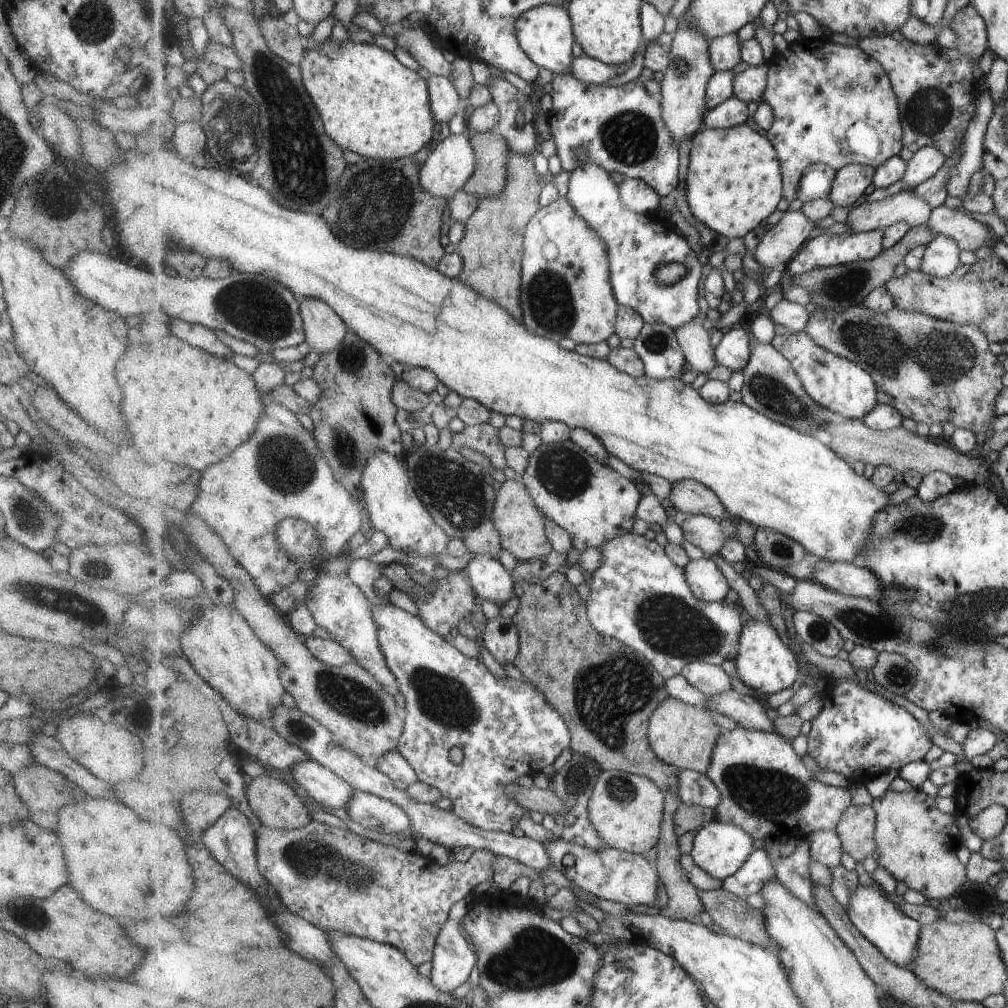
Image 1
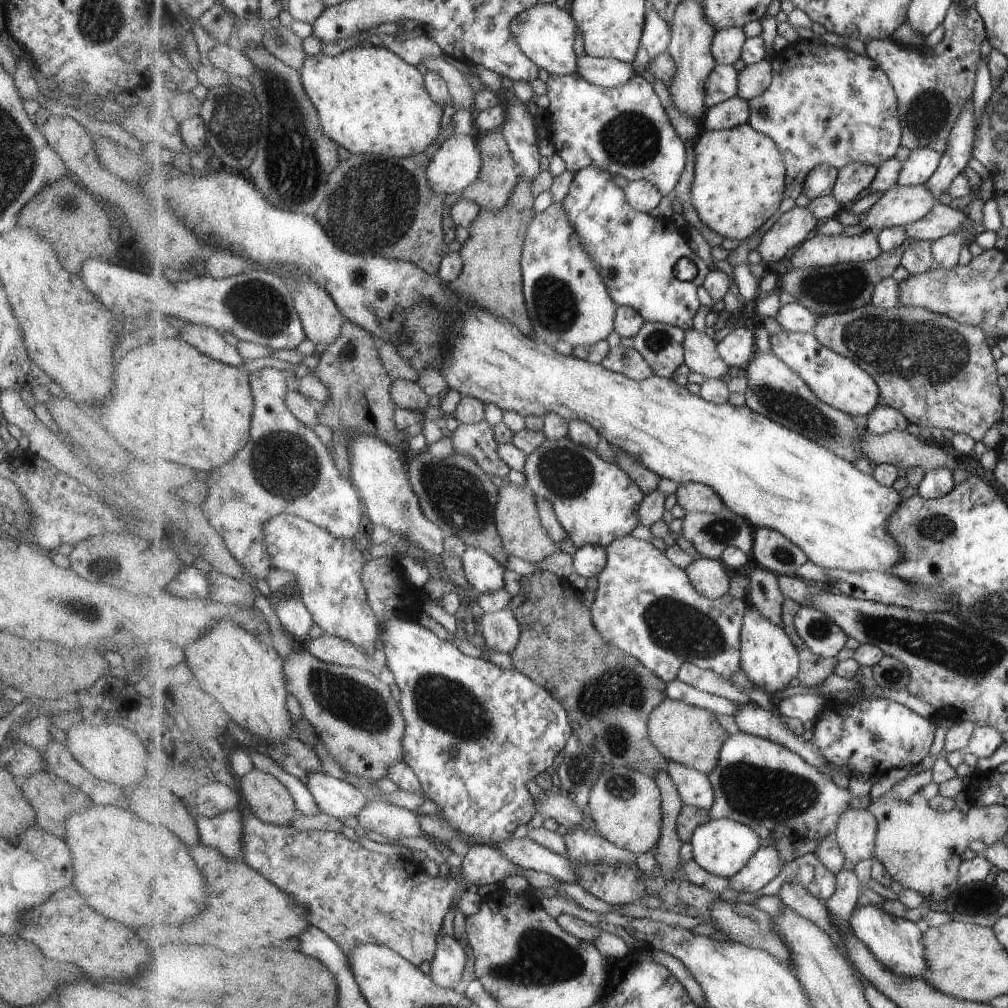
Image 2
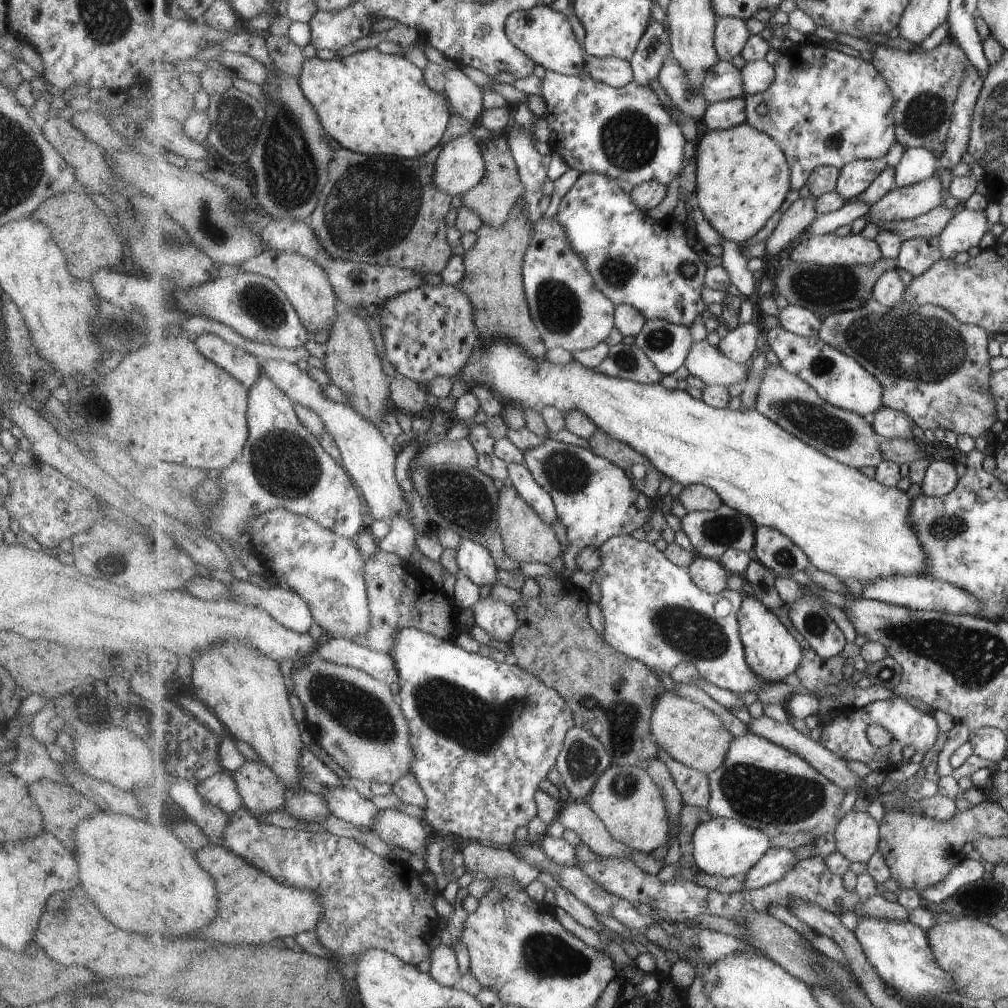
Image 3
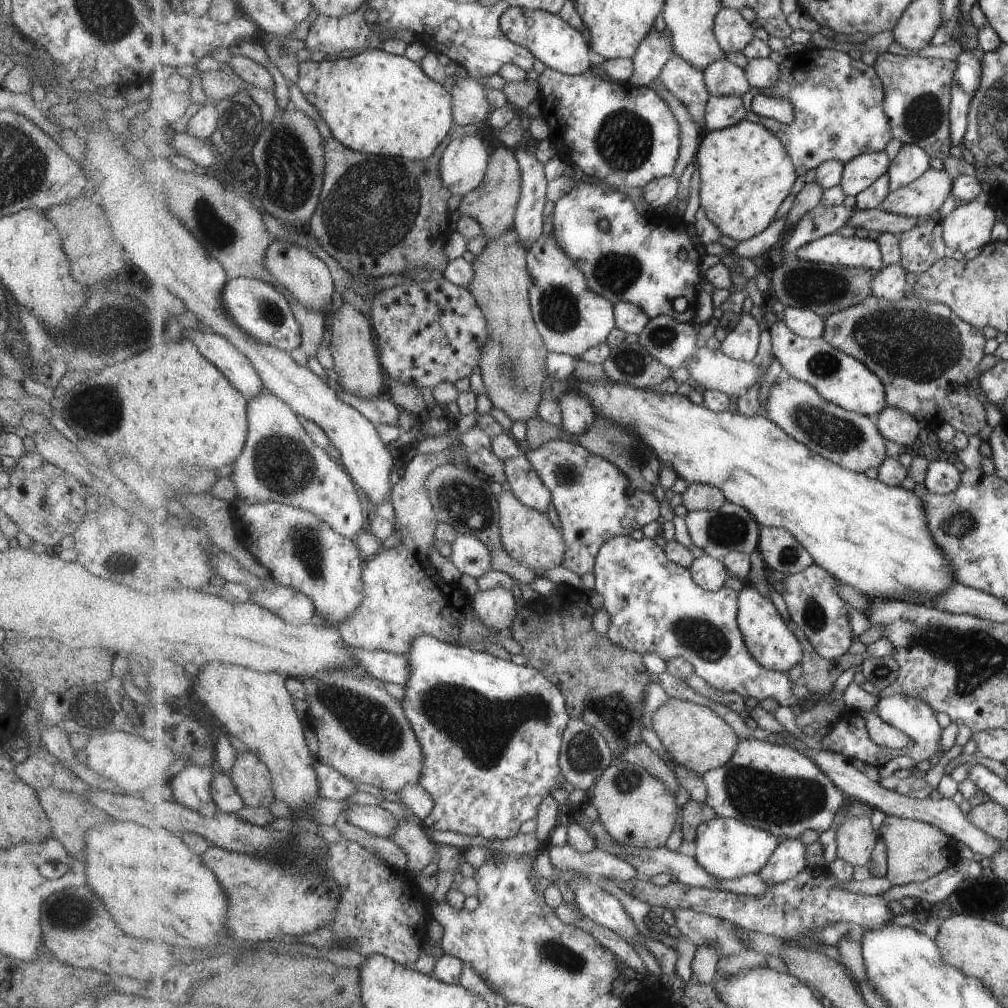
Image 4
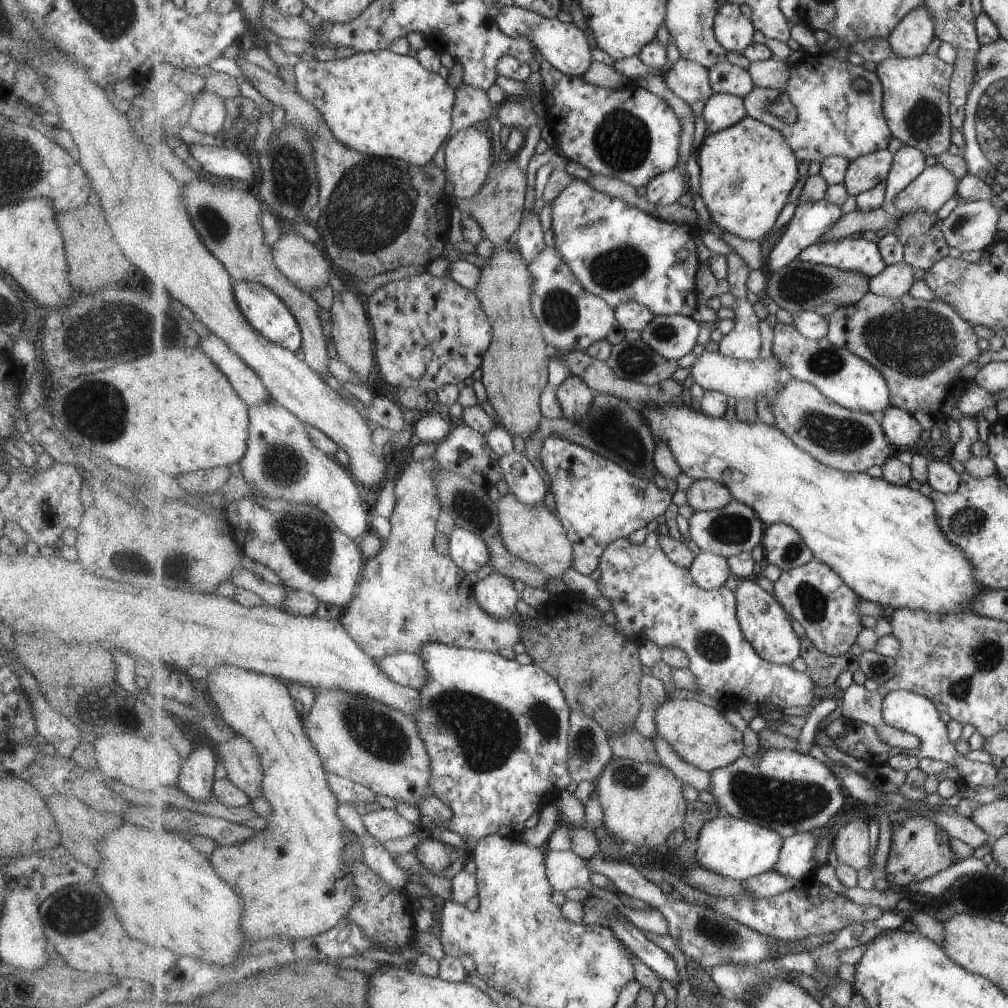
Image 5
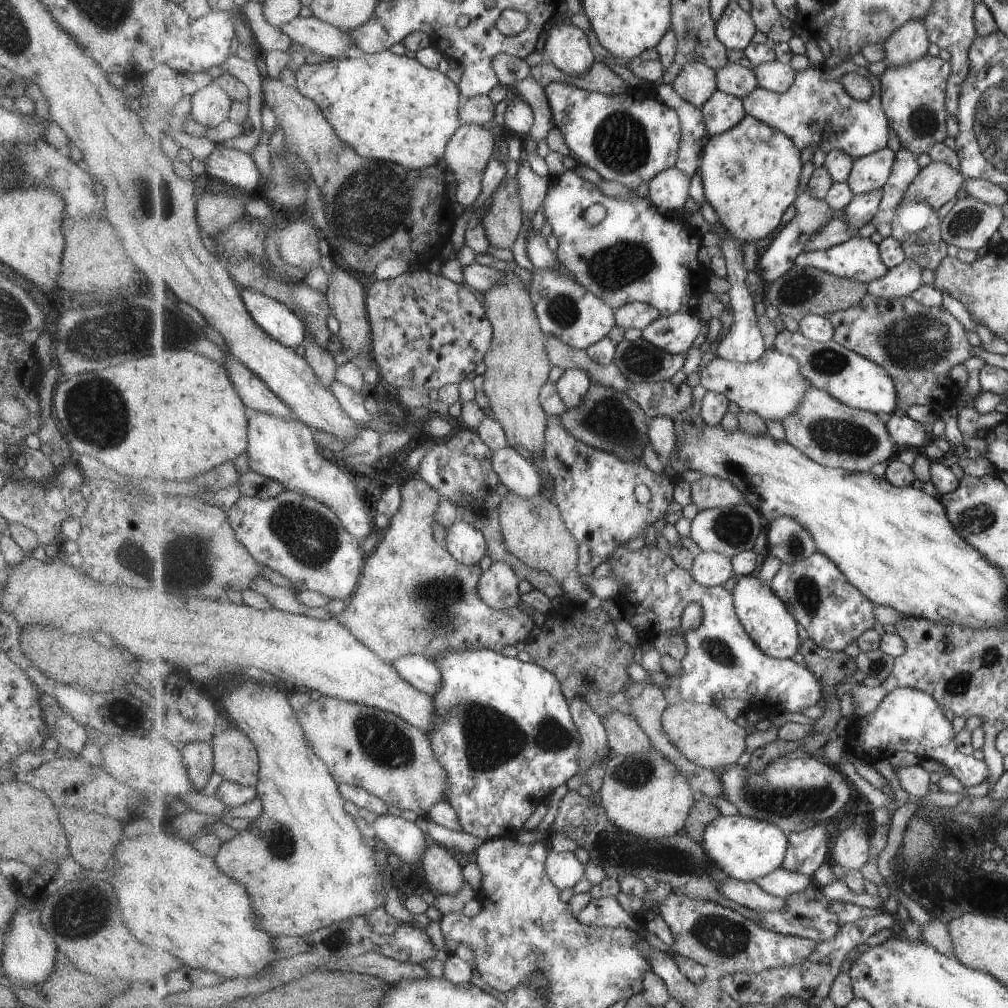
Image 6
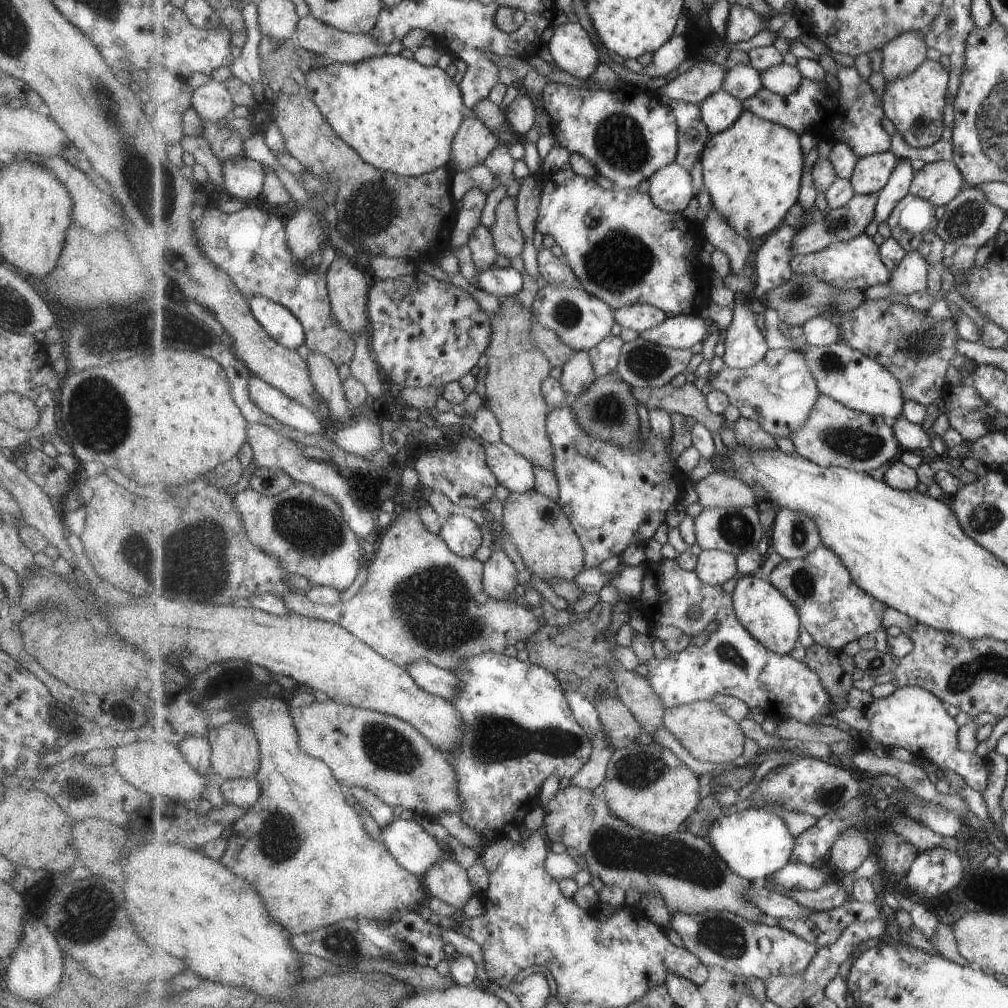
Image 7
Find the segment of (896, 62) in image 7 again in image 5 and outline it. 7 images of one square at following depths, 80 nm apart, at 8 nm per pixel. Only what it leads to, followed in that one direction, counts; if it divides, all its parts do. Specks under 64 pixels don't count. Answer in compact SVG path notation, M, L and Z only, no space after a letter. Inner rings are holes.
M925 2L925 5L917 6L913 12L909 13L908 16L896 26L896 29L891 33L891 36L889 36L888 42L891 44L891 50L895 55L900 57L916 57L927 52L927 48L931 46L933 38L935 38L935 19Z

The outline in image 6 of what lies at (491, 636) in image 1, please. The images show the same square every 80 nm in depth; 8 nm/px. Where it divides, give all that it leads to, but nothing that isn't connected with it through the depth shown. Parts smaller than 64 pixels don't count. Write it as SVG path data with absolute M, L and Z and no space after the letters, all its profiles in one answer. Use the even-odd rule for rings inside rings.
M495 561L482 574L478 591L491 608L513 609L519 602L523 602L519 581L520 578L512 566L503 561Z

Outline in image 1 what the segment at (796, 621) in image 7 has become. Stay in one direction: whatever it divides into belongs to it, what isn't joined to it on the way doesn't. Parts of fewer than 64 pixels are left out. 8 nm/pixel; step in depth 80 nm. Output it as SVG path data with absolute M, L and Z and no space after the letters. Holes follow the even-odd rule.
M746 619L740 638L740 652L736 656L735 666L740 680L752 690L765 694L775 694L795 684L799 676L799 662L791 648L781 640L774 626Z

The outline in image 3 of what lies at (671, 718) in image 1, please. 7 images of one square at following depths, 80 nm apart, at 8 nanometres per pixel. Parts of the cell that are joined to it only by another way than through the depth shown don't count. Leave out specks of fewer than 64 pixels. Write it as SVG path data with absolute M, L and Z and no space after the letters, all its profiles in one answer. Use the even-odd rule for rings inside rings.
M666 692L657 703L652 716L655 741L675 760L691 768L712 773L724 762L734 734L723 726L723 720L713 709L681 695Z

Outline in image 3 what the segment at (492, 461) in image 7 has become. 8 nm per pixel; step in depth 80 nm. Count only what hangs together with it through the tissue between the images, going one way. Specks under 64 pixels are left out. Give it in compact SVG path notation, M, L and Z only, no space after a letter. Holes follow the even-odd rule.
M511 463L509 470L509 479L518 494L525 498L549 526L553 526L555 520L559 519L553 497L535 480L527 465Z

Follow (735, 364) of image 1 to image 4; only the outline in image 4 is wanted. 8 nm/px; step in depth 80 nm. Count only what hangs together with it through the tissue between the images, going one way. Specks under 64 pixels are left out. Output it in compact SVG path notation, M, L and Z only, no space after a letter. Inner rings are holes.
M741 313L740 321L722 340L720 349L738 361L752 362L762 339L761 326L750 313Z

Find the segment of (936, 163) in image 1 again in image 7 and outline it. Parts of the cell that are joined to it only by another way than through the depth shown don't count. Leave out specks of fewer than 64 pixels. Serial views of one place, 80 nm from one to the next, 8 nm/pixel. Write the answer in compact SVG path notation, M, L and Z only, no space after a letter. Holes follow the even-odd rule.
M899 159L899 164L893 171L887 185L879 192L876 206L876 218L878 222L887 221L897 205L907 196L910 196L910 188L916 171L911 166L911 159Z

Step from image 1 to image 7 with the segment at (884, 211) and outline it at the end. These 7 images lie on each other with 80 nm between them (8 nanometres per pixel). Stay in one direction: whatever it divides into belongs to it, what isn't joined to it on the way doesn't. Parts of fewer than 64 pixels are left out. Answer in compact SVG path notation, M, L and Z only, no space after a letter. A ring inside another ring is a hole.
M935 161L926 163L916 172L910 195L921 197L937 206L948 205L965 186L964 177L956 162Z

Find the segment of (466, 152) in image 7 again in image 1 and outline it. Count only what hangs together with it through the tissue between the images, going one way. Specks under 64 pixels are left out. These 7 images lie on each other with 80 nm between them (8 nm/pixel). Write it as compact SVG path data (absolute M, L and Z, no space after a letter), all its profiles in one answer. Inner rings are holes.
M465 133L451 134L430 153L420 170L420 181L424 189L434 197L456 196L477 168L476 150L472 140Z

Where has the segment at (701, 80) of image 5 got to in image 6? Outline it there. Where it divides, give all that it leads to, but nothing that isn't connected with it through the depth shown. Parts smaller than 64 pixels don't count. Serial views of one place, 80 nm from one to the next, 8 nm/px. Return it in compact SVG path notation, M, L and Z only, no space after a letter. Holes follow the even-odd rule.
M688 62L671 85L683 100L702 108L718 91L717 71L702 62Z

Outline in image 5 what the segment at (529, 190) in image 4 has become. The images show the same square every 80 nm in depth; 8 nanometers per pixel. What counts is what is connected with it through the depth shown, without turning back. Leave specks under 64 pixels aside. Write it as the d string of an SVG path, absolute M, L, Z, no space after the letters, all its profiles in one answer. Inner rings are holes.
M532 206L531 209L524 212L514 239L529 264L547 246L544 234L539 213L535 212L535 208Z

